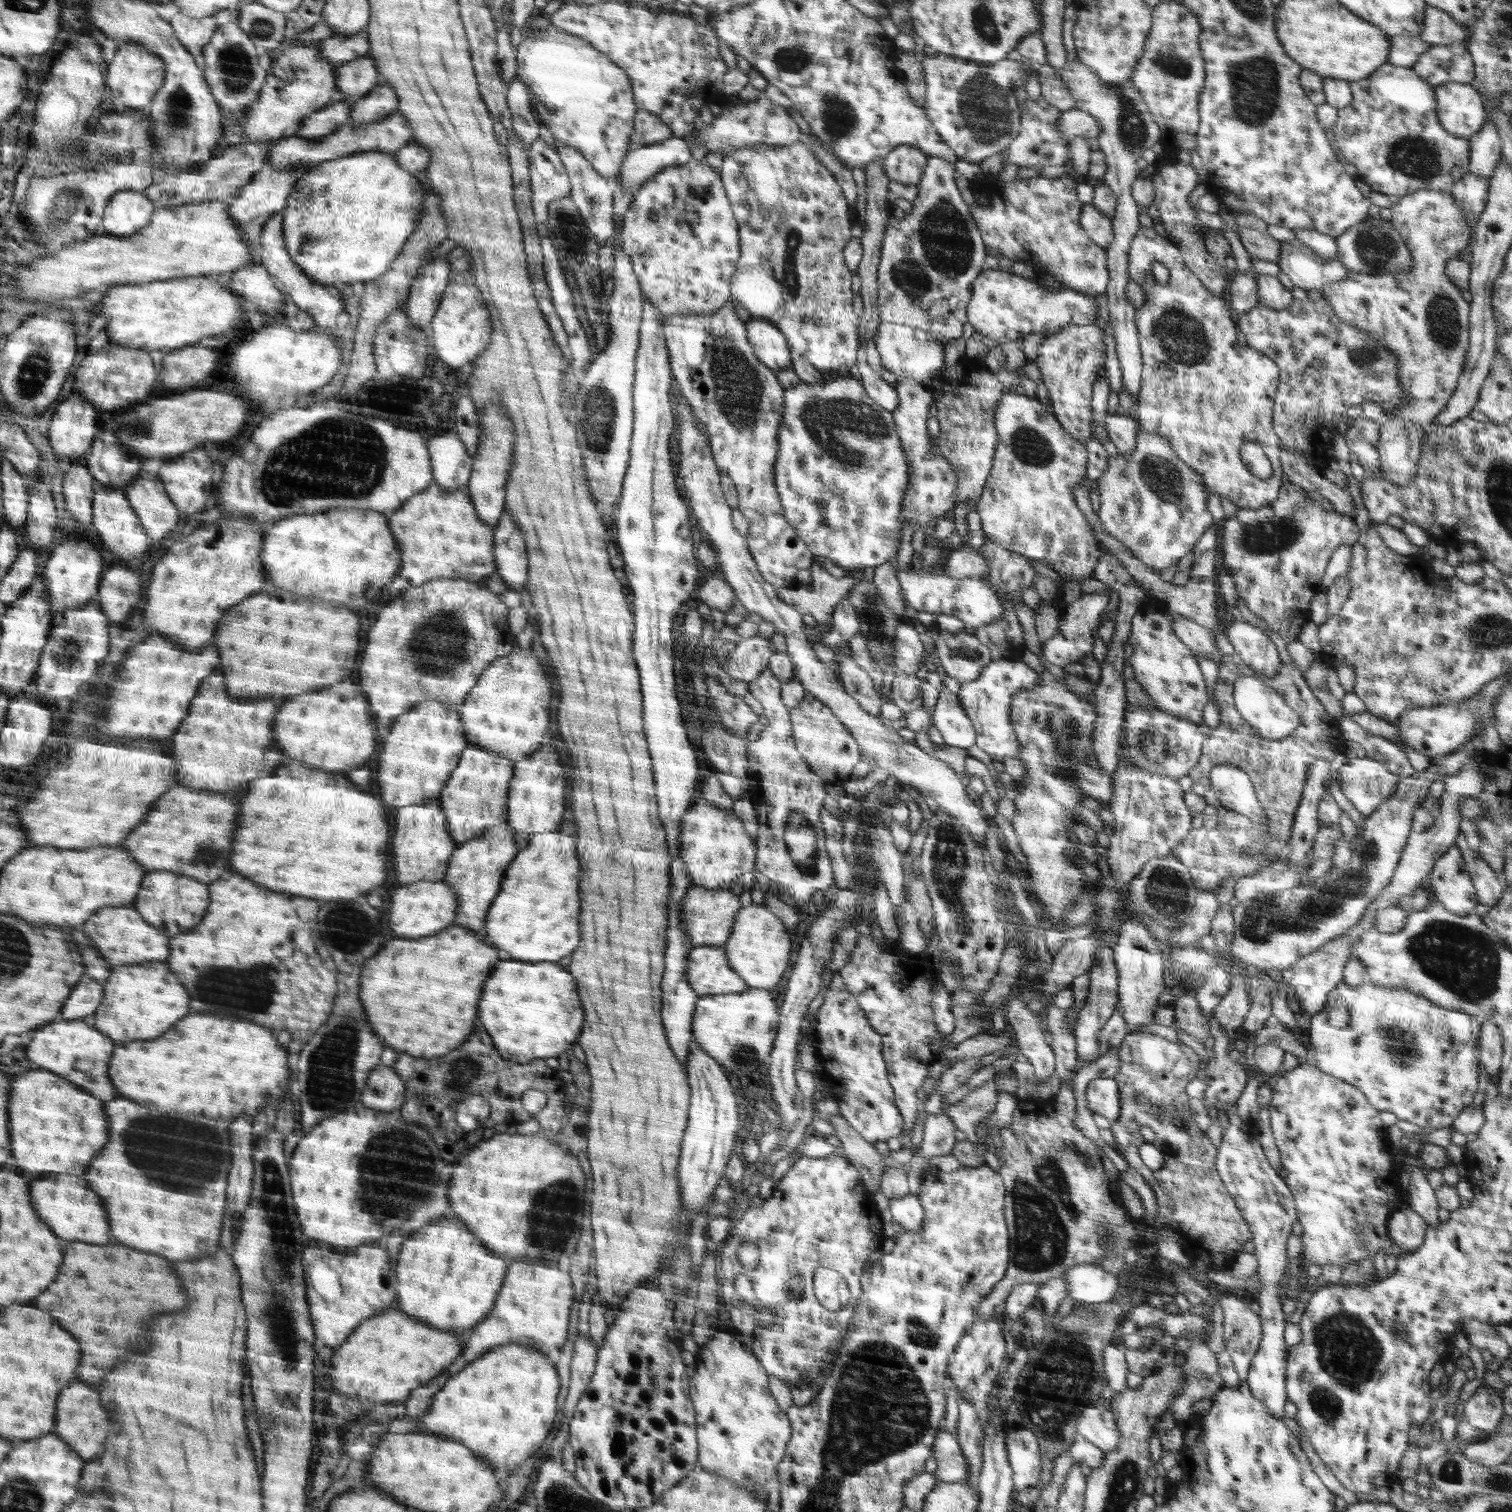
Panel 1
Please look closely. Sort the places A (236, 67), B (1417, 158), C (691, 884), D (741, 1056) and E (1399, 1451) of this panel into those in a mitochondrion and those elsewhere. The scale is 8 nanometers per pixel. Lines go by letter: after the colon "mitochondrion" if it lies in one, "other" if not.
A: mitochondrion
B: mitochondrion
C: other
D: mitochondrion
E: other

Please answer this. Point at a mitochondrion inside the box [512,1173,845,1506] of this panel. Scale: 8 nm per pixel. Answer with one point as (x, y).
(551, 1220)

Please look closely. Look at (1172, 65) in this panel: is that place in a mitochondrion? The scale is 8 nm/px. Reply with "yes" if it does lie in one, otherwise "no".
yes

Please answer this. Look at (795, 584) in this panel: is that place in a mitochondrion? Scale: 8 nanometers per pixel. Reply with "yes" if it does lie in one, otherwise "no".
no

